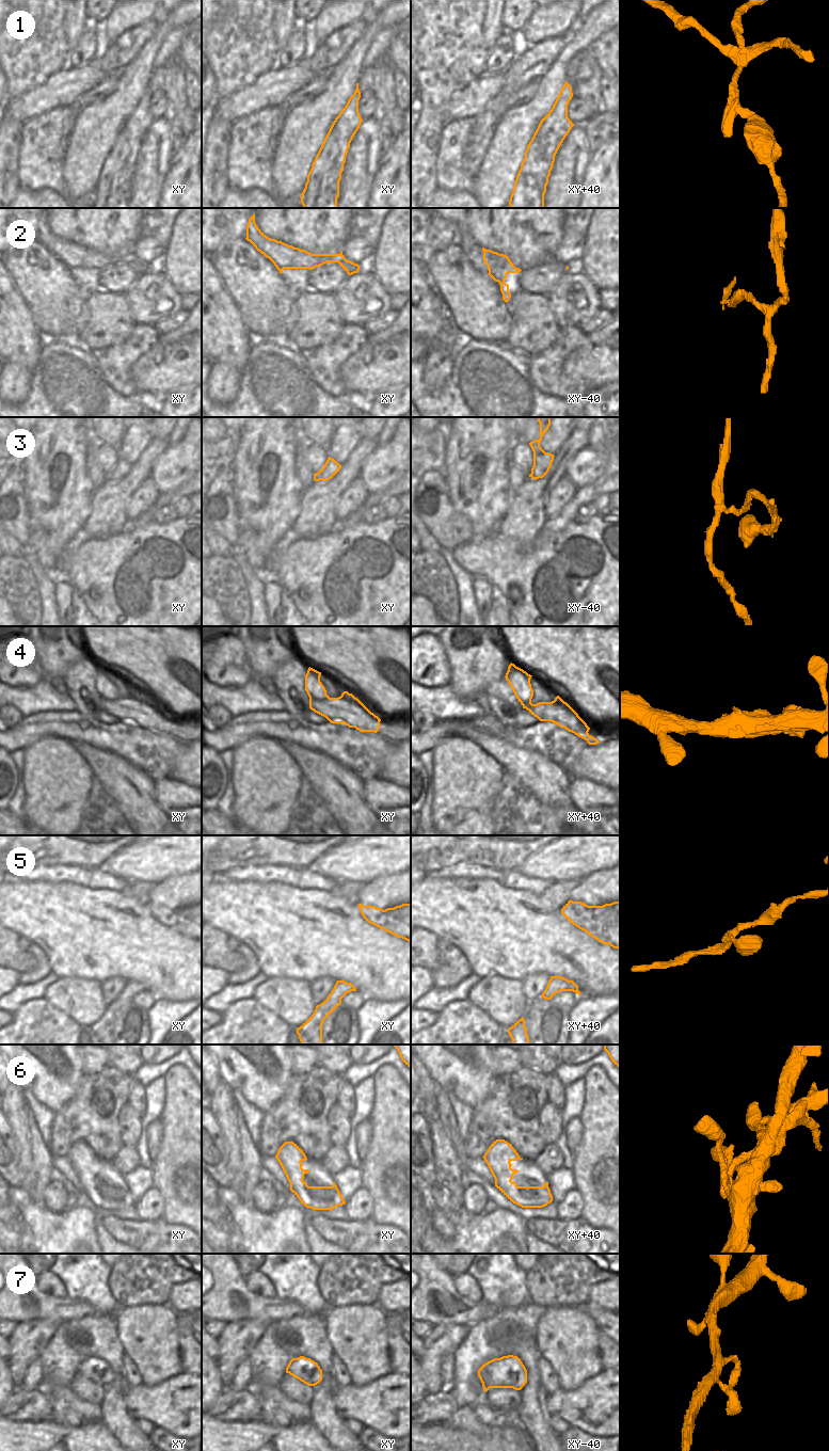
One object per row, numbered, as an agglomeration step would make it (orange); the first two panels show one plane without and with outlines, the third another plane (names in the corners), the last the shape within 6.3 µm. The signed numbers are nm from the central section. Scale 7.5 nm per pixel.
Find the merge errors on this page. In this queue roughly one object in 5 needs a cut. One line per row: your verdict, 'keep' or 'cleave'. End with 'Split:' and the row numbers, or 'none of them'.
1: cleave
2: keep
3: cleave
4: keep
5: keep
6: cleave
7: keep
Split: 1, 3, 6

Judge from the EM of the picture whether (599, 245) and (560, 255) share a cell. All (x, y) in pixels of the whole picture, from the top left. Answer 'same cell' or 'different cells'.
different cells

